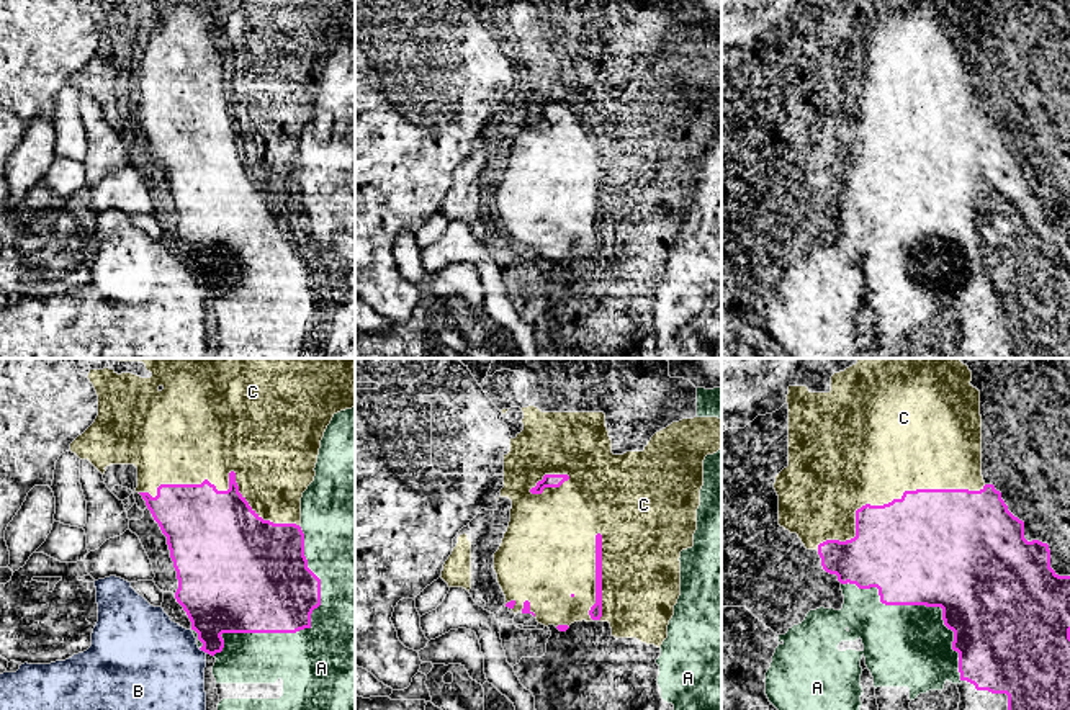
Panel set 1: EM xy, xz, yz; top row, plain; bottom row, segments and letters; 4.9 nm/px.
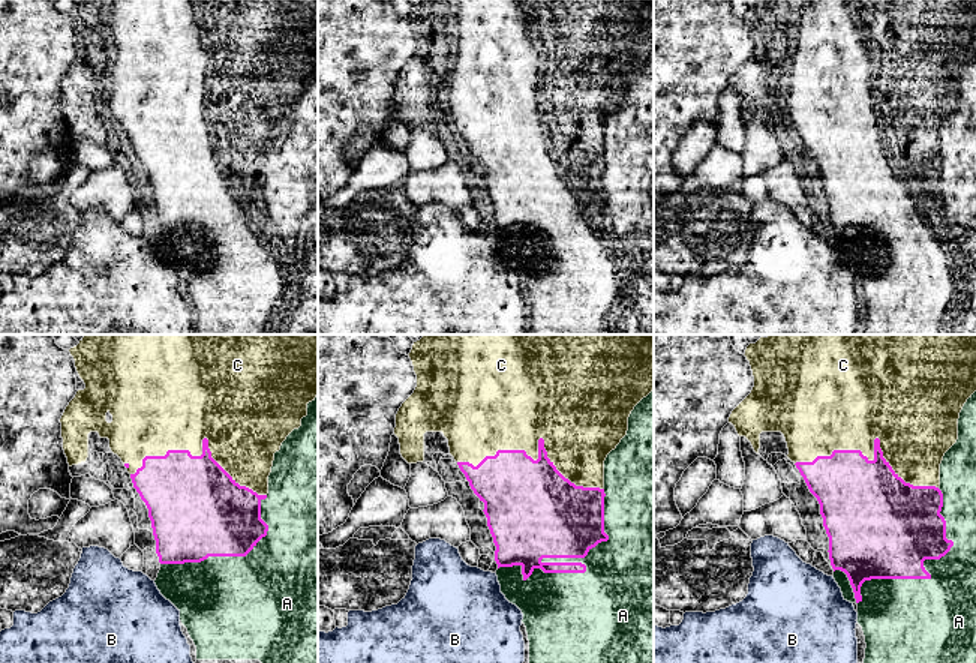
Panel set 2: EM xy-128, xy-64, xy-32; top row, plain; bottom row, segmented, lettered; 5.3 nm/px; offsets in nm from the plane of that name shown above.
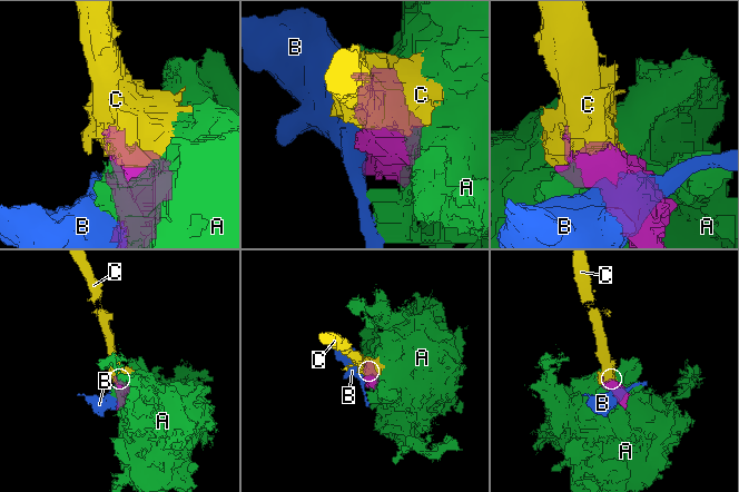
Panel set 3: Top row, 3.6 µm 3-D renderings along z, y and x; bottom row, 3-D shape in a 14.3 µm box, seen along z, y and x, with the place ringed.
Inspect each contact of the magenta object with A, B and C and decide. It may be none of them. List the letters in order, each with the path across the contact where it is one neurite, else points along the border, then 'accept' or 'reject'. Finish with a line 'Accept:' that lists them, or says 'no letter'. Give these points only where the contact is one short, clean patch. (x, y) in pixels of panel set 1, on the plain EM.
A: reject
B: border along xy (198, 282), (205, 287); reject
C: accept
Accept: C

